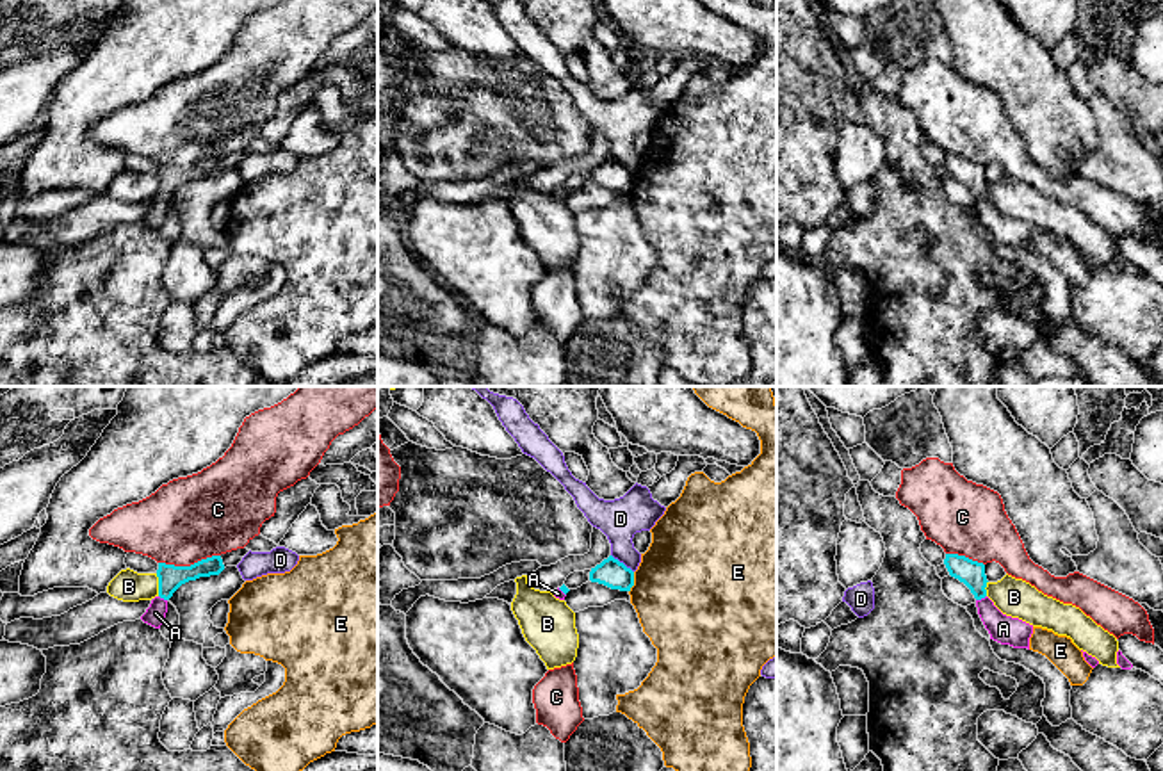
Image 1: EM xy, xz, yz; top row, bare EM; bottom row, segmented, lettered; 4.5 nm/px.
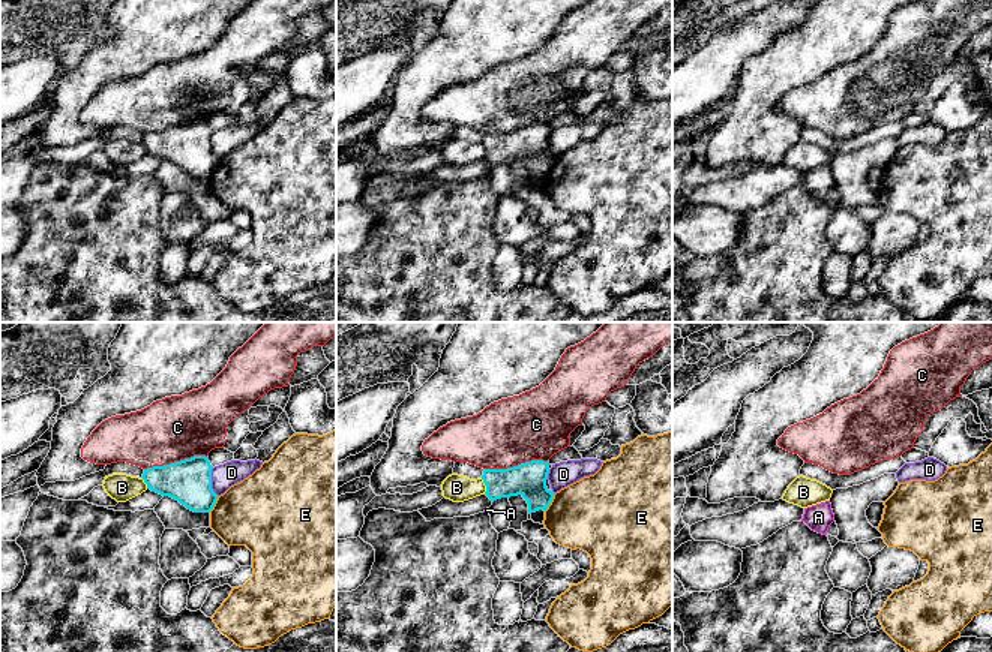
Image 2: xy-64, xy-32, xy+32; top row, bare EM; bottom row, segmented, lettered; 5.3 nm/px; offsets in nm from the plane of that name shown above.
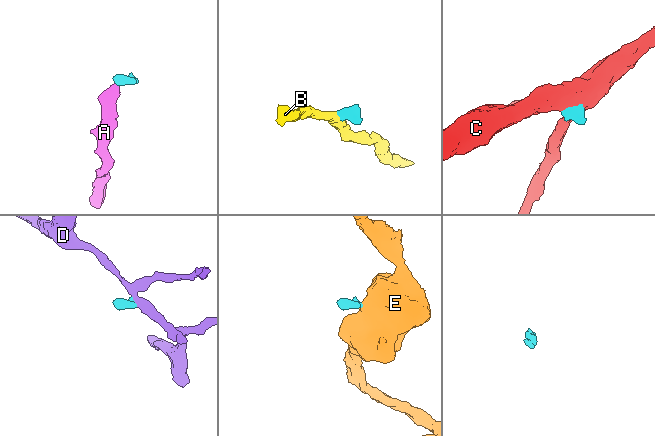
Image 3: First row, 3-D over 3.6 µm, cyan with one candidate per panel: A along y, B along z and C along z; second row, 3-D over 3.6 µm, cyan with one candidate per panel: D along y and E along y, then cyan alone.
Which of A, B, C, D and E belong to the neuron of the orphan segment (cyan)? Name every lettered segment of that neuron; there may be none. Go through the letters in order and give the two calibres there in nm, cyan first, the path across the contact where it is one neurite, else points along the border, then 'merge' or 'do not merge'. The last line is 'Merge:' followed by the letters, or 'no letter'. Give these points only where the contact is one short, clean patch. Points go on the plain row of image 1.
A: 120 nm thick on the cyan side, 130 nm on the other; runs through yz (969, 173), (976, 182), (980, 200), (1003, 230); merge
B: 110 nm thick on the cyan side, 140 nm on the other; border along xy (155, 175), (159, 196); do not merge
C: 110 nm thick on the cyan side, 380 nm on the other; border along xy (219, 155), (189, 166), (159, 164); do not merge
D: 130 nm thick on the cyan side, 190 nm on the other; border along xz (611, 155), (633, 173); do not merge
E: 130 nm thick on the cyan side, 500 nm on the other; border along xz (634, 173), (634, 184), (629, 193); do not merge
Merge: A

